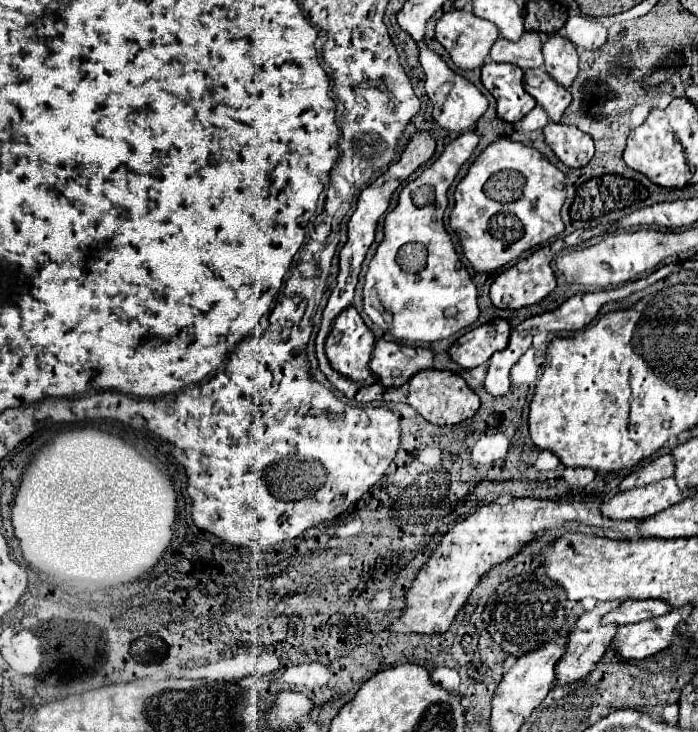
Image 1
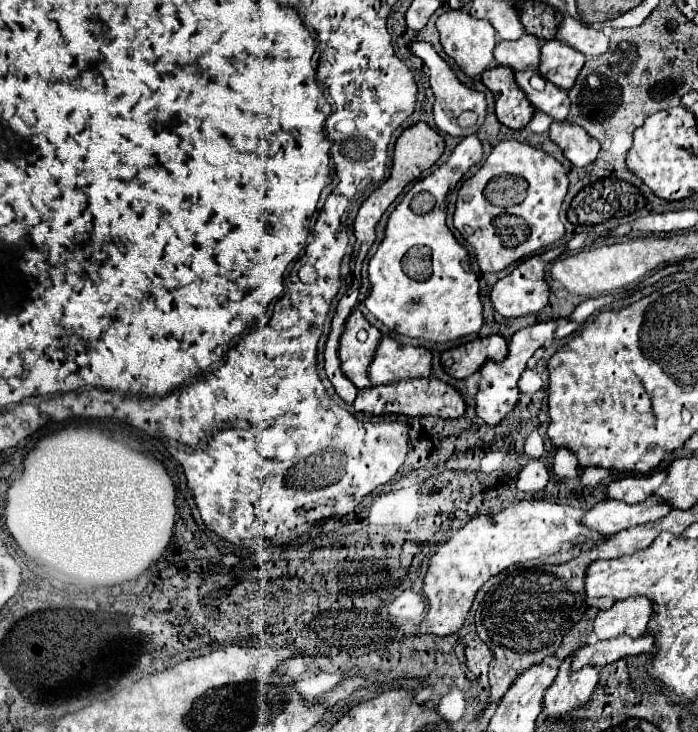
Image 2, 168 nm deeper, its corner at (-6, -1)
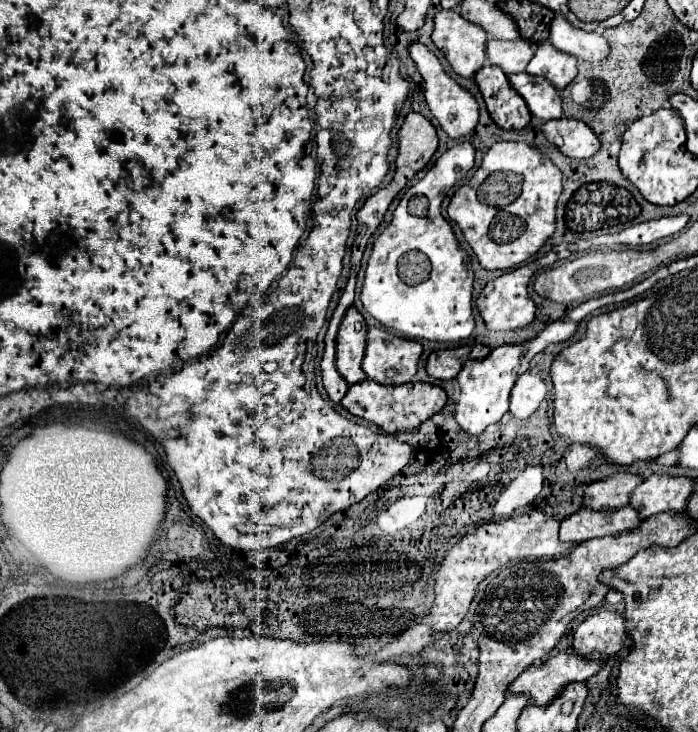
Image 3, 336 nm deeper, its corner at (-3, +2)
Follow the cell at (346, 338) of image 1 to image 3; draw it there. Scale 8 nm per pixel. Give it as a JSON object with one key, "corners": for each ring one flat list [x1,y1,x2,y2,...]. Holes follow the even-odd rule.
{"corners":[[352,305,346,311,336,335,336,369,346,379,348,385,354,385,366,379,366,373,362,371,366,331,368,327,364,317],[356,323,362,323,360,331,356,331]]}

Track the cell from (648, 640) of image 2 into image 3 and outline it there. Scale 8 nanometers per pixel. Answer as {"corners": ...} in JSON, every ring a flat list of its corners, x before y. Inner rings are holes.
{"corners":[[568,651,558,653,520,673,508,685,508,691,516,695,528,695,530,705,542,707,548,705,566,683,586,681,596,671,600,671,600,667,602,665,596,665,596,661,580,661,580,657,568,657]]}

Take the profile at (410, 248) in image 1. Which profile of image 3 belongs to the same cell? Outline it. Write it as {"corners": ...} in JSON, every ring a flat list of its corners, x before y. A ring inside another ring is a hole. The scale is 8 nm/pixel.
{"corners":[[462,141,456,147,444,151,434,167,407,191,400,200,396,211,393,213,391,222,386,227,386,231,374,241,370,261,366,267,366,279,364,287,360,293,360,299,364,303,364,309,380,321,384,327,400,331,404,337,410,339,428,339,428,341,442,341,442,343,458,343,462,339,468,339,474,331,474,317,472,317,472,281,474,273,466,263,468,253,458,245,452,227,444,221,440,215,440,203,444,191,452,189,464,175,474,167,474,147,470,141],[416,199,428,199,426,213,422,211,422,205,412,203]]}

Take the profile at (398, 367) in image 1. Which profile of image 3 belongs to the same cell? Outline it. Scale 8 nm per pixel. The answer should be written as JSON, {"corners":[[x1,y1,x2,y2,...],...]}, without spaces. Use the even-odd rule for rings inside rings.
{"corners":[[370,327,366,335,362,369,368,379,374,379,384,385,400,385,412,381,420,355,420,343,394,337,384,329],[388,371,394,371,394,377,388,377]]}

